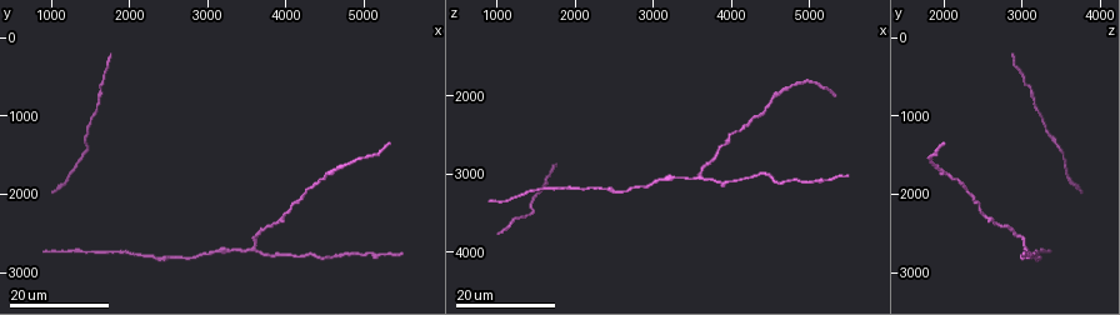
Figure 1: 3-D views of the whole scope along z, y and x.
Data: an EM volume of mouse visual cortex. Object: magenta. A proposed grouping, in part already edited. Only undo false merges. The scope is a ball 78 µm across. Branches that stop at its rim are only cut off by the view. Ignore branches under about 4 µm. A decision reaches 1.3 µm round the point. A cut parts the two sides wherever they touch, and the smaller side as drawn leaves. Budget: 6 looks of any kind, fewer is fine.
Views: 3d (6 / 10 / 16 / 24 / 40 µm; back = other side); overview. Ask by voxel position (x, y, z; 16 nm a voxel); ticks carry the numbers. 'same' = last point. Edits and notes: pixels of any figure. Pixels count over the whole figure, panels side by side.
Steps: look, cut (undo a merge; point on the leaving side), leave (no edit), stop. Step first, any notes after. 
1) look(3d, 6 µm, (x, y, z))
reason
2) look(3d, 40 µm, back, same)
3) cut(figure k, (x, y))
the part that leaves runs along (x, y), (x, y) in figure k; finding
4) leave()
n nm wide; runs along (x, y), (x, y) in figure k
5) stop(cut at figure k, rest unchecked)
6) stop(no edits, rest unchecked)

look(3d, 24 µm, (4550, 2800, 3100))
narrows sharply

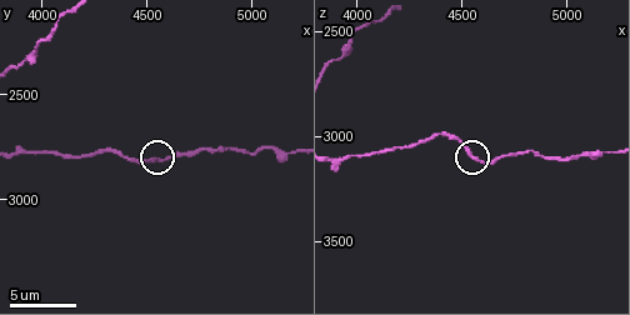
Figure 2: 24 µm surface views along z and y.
look(3d, 6 µm, (4580, 2820, 3110))

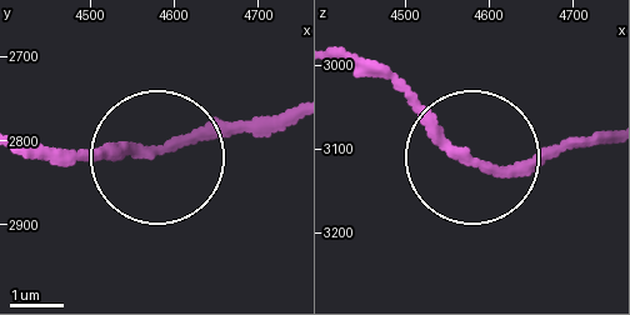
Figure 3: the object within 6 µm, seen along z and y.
leave()
runs along (338, 65), (391, 83), (459, 145), (513, 173), (606, 145) in figure 3; all the same neuron

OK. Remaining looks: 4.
look(3d, 10 µm, (3930, 2780, 3110))
thick turns thin

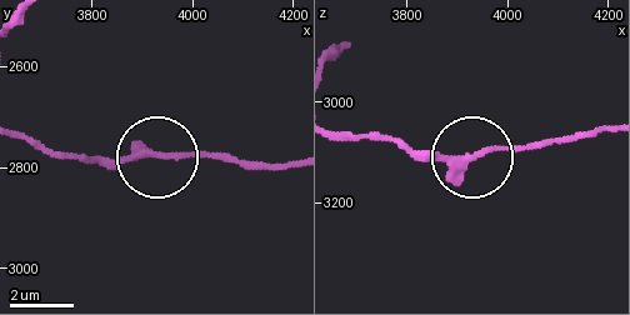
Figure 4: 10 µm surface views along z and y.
leave()
runs along (25, 138), (89, 159), (256, 159) in figure 4; all the same neuron

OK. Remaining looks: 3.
look(3d, 16 µm, (5160, 2790, 3090))
thick turns thin

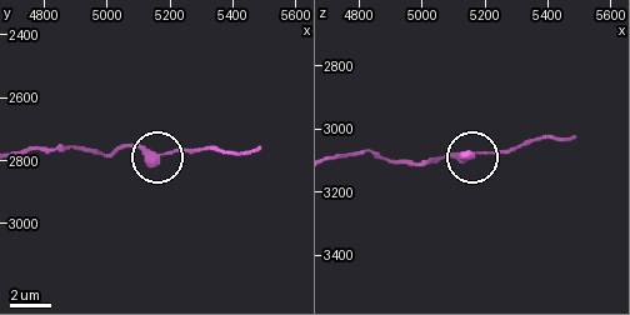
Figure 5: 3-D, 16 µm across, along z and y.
leave()
runs along (20, 150), (110, 155), (140, 145), (155, 154), (204, 150) in figure 5; all the same neuron

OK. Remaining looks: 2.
stop(no edits, rest unchecked)

